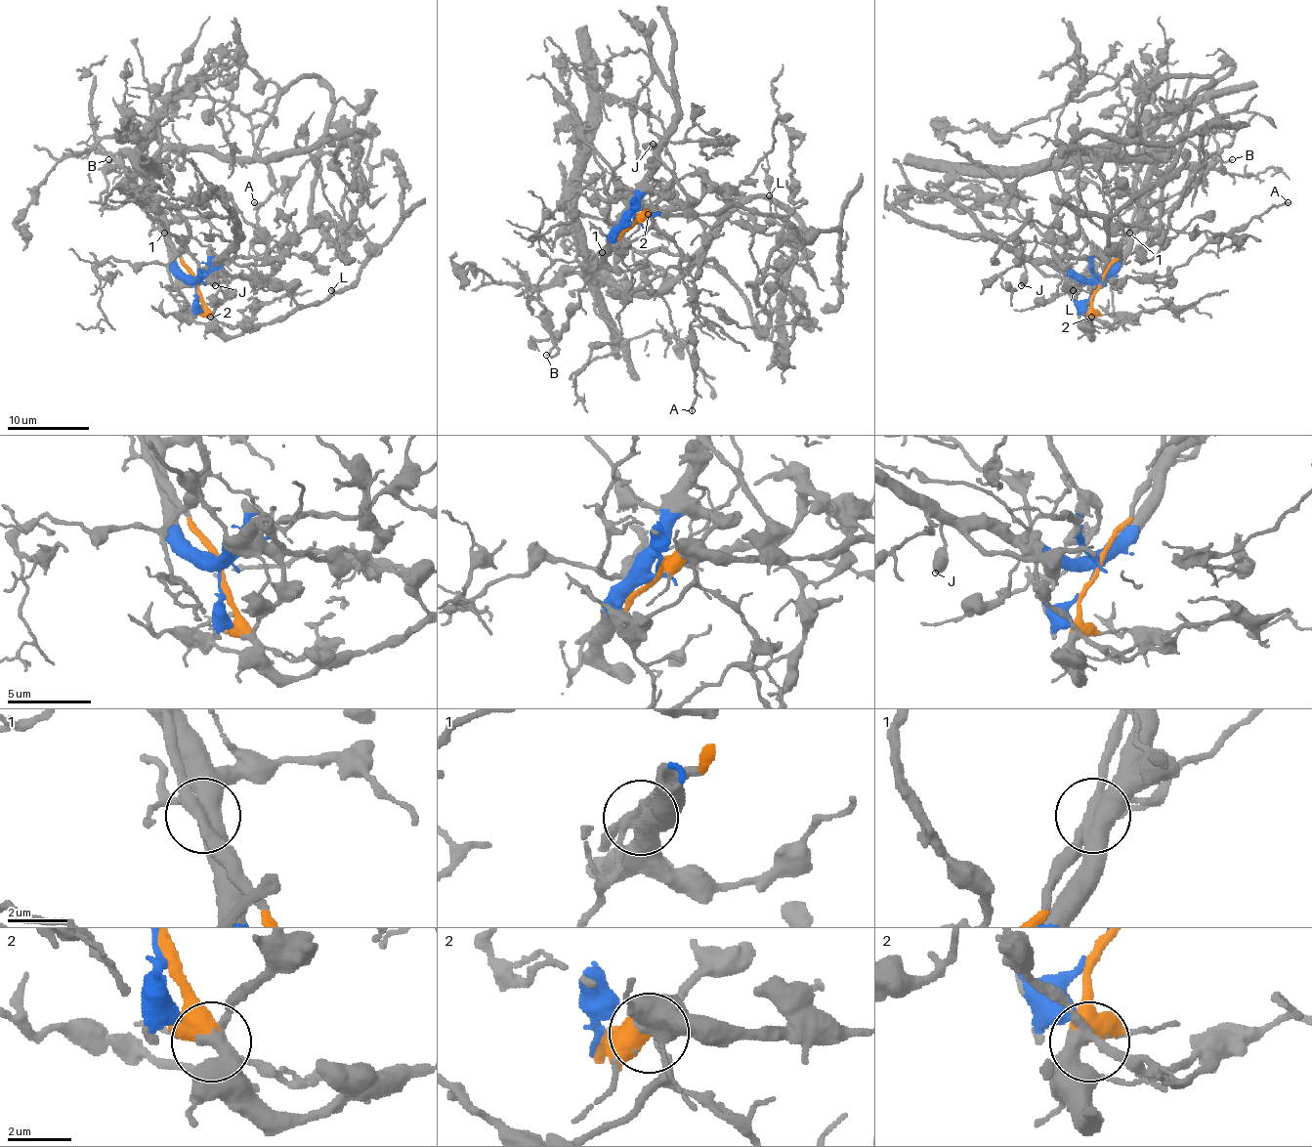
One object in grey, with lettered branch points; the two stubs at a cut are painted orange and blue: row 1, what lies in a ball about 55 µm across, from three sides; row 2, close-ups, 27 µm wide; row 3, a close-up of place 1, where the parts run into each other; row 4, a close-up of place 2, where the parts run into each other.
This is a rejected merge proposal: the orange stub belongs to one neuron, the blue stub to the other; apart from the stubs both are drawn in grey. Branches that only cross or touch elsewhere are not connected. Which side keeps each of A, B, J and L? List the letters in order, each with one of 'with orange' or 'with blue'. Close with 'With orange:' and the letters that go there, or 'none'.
A: with blue
B: with orange
J: with blue
L: with orange
With orange: B, L

